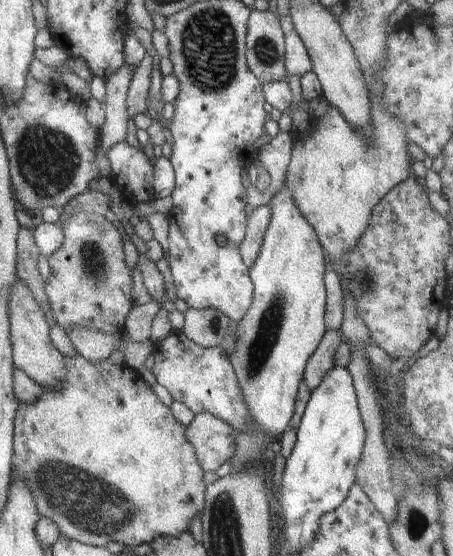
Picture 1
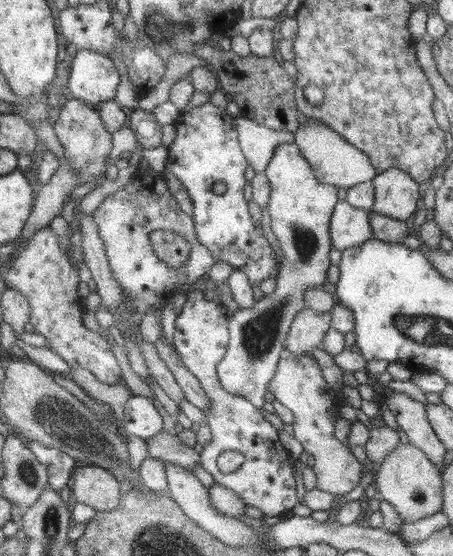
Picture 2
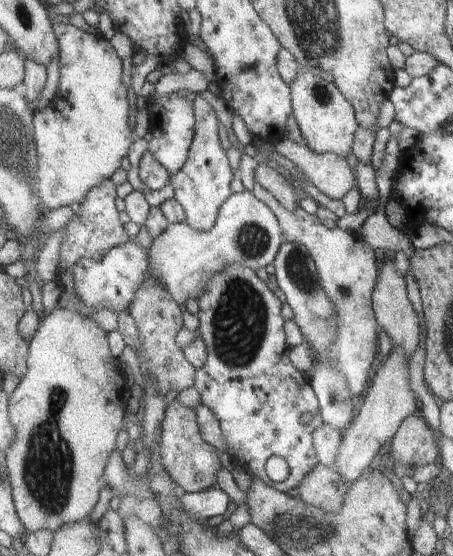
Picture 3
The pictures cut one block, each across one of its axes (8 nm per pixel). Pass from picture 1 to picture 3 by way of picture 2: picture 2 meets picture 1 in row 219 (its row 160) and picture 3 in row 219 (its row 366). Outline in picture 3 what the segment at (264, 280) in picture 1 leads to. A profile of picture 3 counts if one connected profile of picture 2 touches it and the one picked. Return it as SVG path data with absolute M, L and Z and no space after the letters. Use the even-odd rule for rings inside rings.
M245 190L239 194L230 194L230 197L222 204L219 210L218 220L209 233L194 232L186 223L169 223L168 227L160 234L156 240L153 240L149 255L148 276L160 280L160 284L168 290L168 294L176 304L186 304L190 298L200 298L204 292L204 286L208 284L208 278L224 268L224 264L242 264L256 271L258 268L265 268L274 262L280 246L287 240L276 216L264 202L256 199L253 192Z

